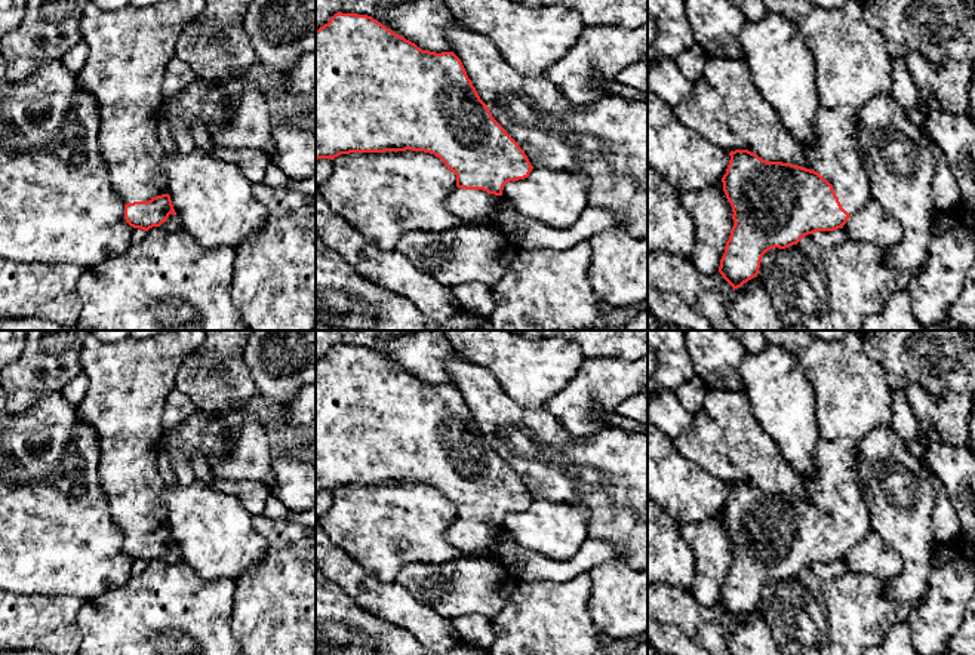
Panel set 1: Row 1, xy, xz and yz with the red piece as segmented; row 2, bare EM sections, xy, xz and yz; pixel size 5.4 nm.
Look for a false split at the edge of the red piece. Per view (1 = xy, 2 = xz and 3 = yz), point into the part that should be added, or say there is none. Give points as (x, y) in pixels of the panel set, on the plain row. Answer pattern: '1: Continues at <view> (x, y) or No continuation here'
1: Continues at xy (129, 381)
2: Continues at xz (470, 537)
3: Continues at yz (852, 397)

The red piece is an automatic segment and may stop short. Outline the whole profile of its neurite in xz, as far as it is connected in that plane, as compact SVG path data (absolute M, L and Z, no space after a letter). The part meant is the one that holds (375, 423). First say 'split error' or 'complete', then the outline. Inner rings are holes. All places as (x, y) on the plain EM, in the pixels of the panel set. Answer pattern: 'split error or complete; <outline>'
split error; M335 345L316 362L316 492L406 482L434 486L456 507L456 520L446 538L465 554L490 554L504 517L528 510L533 501L525 483L492 449L453 384L422 382L367 347Z

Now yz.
split error; M762 330L766 341L787 347L797 359L811 387L815 391L815 415L819 440L815 446L815 474L805 479L811 501L782 493L766 493L748 482L731 483L726 505L722 510L723 523L732 538L733 559L720 591L719 605L735 621L757 609L763 587L773 581L797 576L805 568L816 563L843 560L871 531L870 511L864 489L858 479L858 443L874 428L892 422L892 390L882 366L864 348L864 336L848 332L836 341L824 341L808 330Z

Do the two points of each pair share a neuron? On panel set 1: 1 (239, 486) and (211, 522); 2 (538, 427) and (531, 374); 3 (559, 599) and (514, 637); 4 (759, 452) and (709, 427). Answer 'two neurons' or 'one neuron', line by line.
1: two neurons
2: two neurons
3: one neuron
4: one neuron

